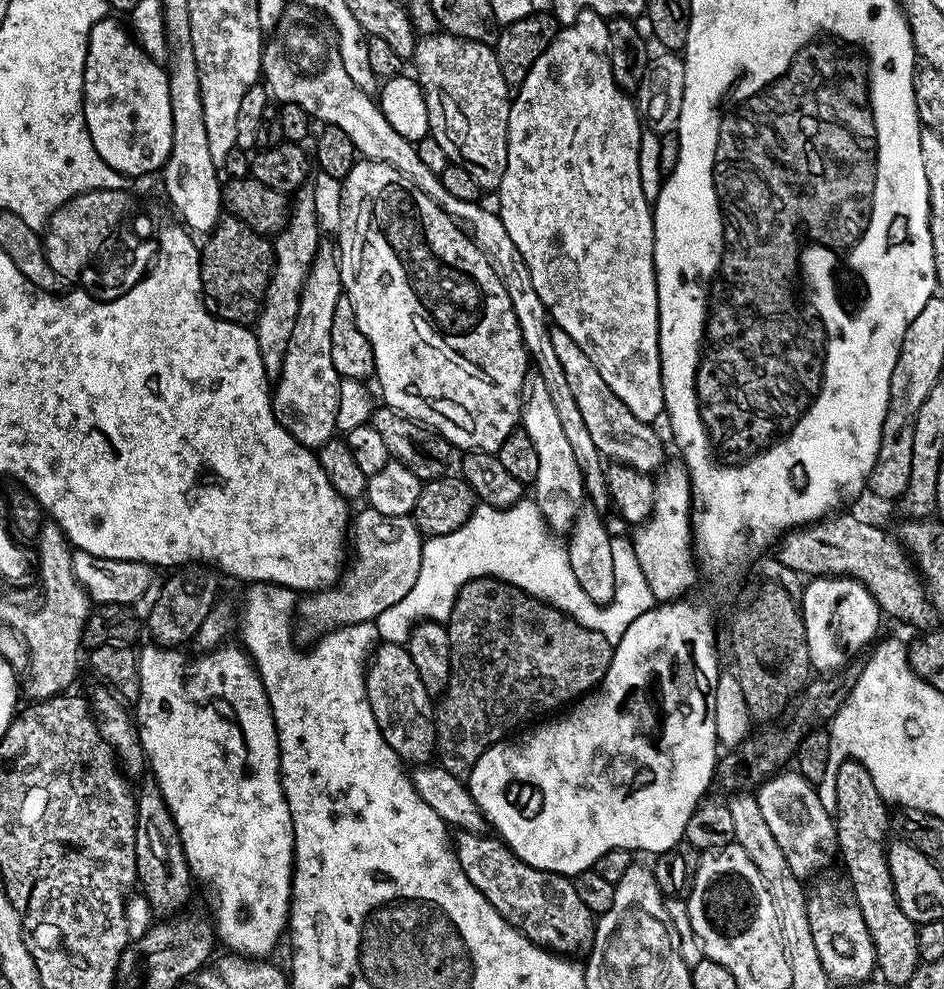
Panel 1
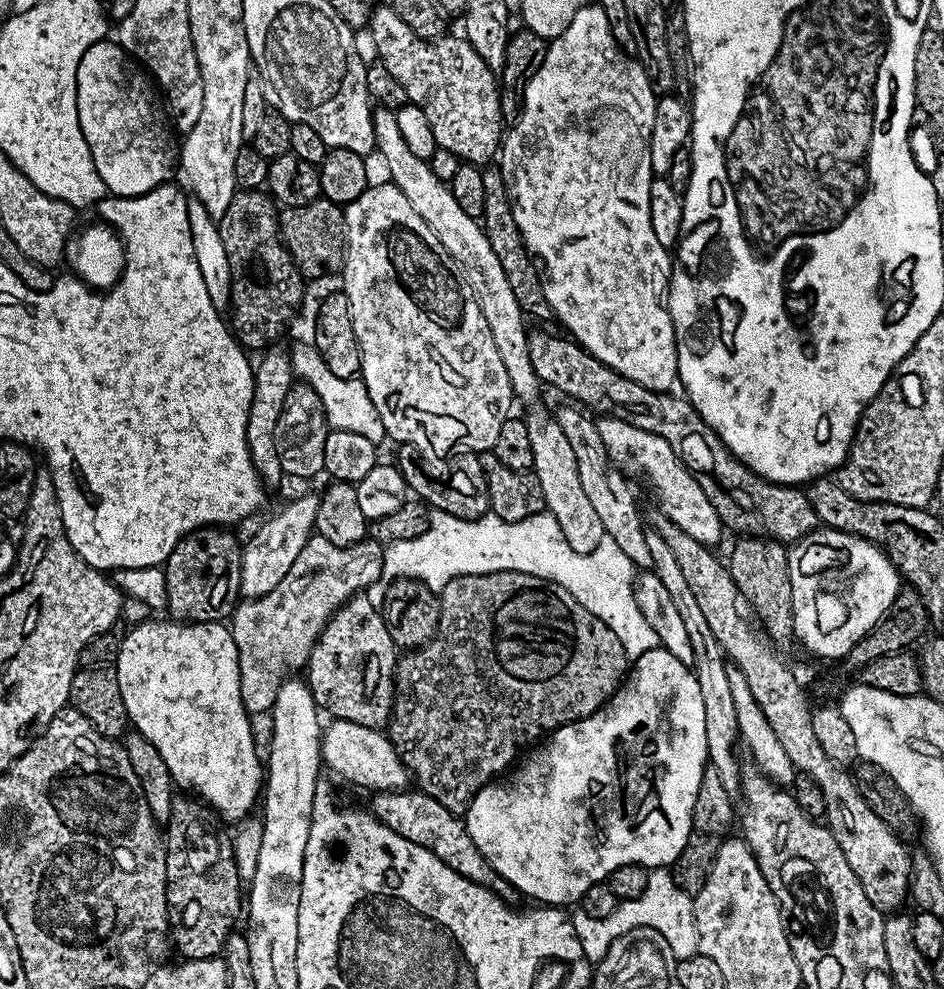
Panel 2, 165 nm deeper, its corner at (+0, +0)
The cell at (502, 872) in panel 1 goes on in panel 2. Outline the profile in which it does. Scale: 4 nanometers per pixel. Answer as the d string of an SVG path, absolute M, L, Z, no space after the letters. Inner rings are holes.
M419 790L378 792L371 799L370 812L378 822L382 822L402 838L423 848L428 848L438 859L446 862L446 866L450 866L450 870L462 874L462 878L466 878L470 882L489 888L501 900L512 902L517 899L518 893L512 884L506 882L506 878L498 875L494 866L490 866L487 858L474 846L465 821L457 813L446 810L446 806L442 806L442 802L434 802L434 798L430 798Z

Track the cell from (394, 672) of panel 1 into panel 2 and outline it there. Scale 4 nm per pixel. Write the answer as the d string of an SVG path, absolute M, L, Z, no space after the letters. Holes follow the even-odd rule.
M357 594L328 619L306 665L306 683L317 709L358 726L383 729L396 702L398 645L390 638L383 611L367 595Z

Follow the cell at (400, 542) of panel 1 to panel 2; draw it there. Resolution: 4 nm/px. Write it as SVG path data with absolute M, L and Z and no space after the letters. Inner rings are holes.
M313 534L302 548L290 572L282 582L256 600L237 603L236 611L230 617L230 627L234 646L238 646L238 670L240 671L240 693L242 706L249 714L256 712L271 713L274 702L278 698L278 690L284 684L291 668L303 669L308 663L316 639L328 624L328 619L353 596L363 593L371 584L380 579L384 554L381 545L375 540L365 538L349 548L334 546L334 542L326 542L326 538Z

